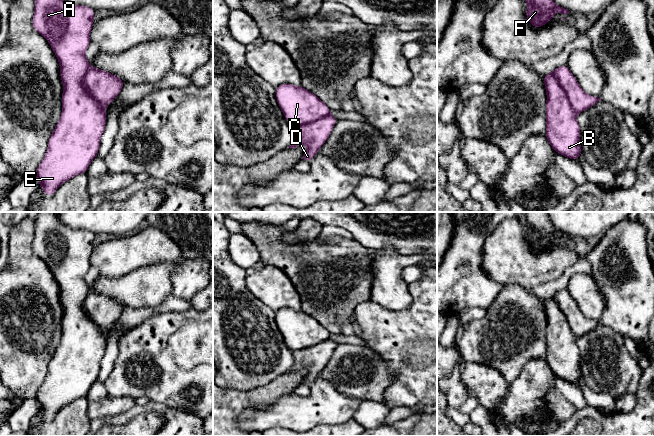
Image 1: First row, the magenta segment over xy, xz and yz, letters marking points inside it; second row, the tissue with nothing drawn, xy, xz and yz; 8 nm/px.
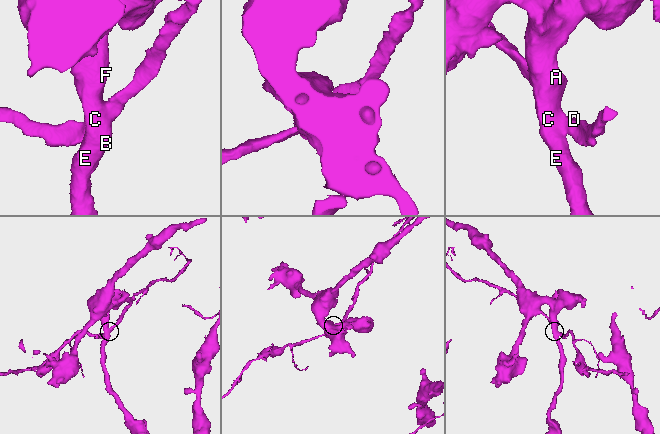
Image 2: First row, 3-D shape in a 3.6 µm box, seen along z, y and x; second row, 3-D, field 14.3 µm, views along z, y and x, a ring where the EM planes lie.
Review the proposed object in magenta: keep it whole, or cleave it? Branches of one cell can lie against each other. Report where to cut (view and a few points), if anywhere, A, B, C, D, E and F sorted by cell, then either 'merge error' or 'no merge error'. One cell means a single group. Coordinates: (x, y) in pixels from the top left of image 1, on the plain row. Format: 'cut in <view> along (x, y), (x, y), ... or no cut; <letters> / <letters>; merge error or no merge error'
cut in xy along (89, 291), (83, 303), (83, 310), (105, 332); A B C E F / D; merge error

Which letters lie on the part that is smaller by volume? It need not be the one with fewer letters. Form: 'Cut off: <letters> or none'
Cut off: D

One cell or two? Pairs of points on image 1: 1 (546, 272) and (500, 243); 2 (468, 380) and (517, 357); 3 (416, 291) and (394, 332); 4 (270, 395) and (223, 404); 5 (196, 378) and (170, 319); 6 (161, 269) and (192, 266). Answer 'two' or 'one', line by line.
1: one
2: one
3: one
4: one
5: one
6: two

